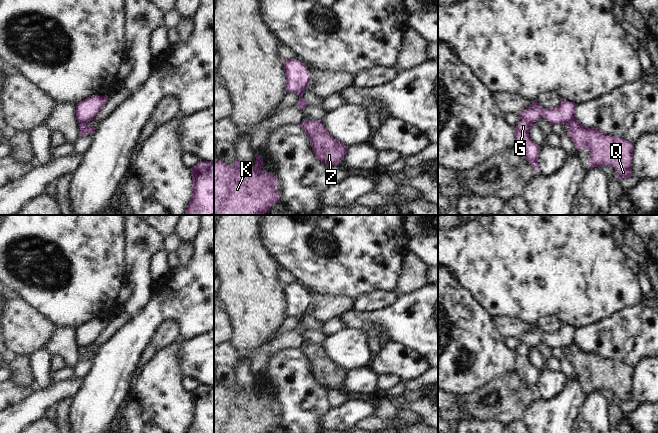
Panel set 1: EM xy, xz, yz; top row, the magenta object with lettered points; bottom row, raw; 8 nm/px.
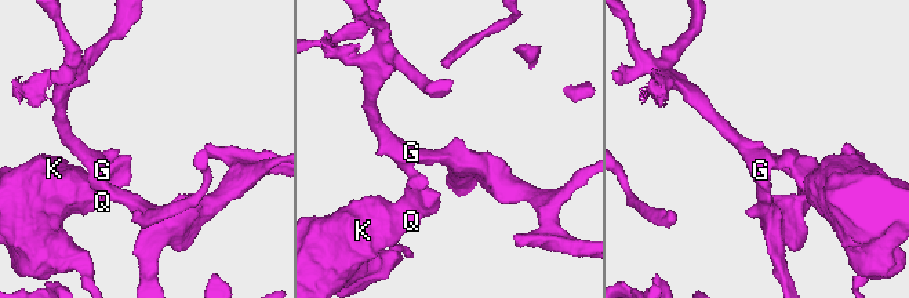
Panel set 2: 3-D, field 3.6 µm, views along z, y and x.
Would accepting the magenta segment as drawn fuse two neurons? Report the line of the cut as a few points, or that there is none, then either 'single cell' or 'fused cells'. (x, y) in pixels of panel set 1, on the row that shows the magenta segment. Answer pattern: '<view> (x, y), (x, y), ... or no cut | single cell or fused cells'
yz (573, 118), (566, 124) | fused cells

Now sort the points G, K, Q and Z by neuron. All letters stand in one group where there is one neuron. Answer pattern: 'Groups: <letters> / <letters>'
Groups: G / K Q Z

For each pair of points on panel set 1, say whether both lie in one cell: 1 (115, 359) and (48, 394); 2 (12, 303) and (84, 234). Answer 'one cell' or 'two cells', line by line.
1: two cells
2: two cells

